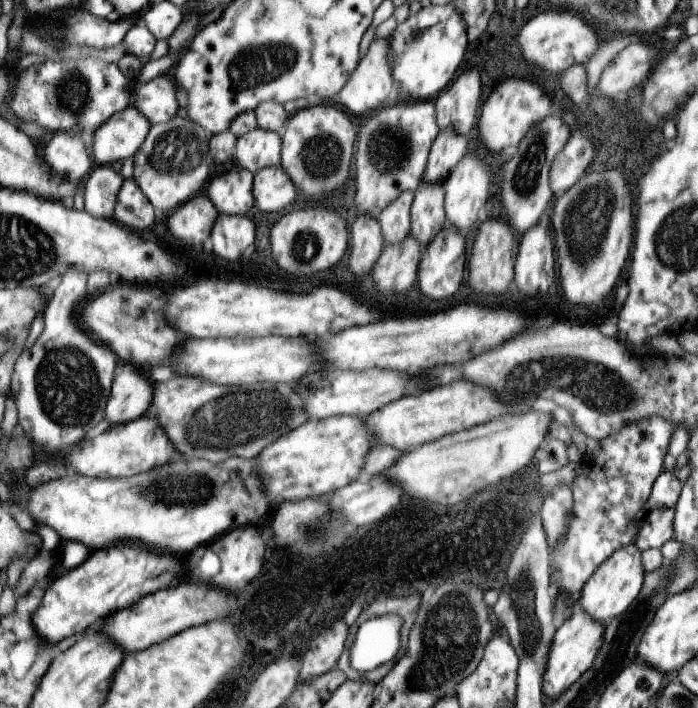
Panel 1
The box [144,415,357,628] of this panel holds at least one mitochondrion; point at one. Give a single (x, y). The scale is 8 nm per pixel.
(325, 527)

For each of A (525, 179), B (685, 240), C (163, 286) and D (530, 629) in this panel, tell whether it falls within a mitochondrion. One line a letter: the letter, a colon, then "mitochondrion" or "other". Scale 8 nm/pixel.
A: mitochondrion
B: mitochondrion
C: other
D: mitochondrion

